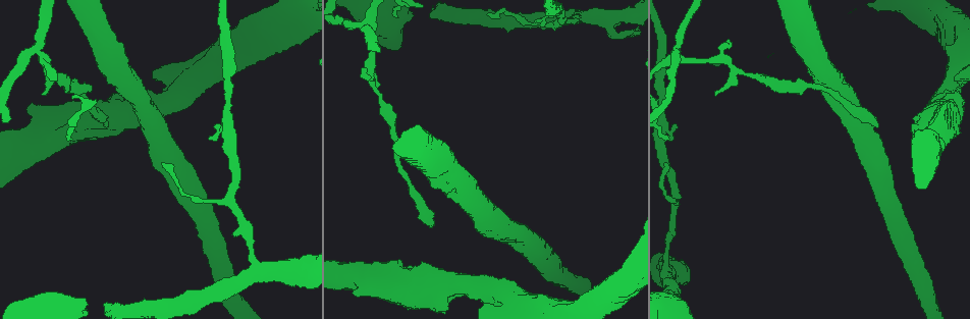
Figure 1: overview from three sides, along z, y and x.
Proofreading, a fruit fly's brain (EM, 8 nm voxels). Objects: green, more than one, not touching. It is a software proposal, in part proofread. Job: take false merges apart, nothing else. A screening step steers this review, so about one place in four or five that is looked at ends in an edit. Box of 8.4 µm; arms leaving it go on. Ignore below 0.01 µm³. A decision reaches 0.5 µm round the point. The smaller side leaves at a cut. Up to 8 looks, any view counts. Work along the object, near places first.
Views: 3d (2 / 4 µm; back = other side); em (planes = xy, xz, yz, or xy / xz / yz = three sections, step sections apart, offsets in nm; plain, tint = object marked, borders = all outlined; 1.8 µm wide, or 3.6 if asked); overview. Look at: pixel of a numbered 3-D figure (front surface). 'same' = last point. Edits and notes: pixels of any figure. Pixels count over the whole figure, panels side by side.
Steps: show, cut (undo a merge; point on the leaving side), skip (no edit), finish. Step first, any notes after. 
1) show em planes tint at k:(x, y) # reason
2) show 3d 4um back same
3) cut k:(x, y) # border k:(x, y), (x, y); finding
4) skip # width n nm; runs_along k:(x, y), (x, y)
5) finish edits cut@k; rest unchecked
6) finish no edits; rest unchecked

show em yz step 8 tint at 1:(952, 81) # calibre changes

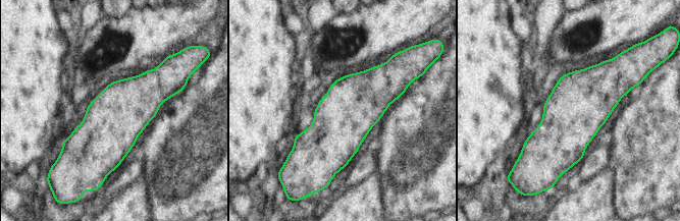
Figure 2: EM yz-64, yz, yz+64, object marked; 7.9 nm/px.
show em planes borders same

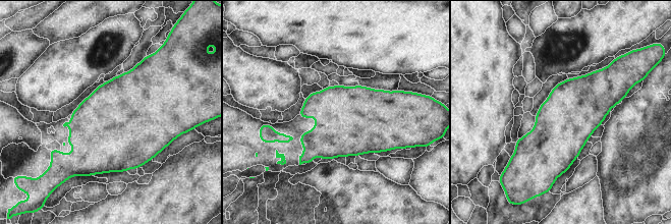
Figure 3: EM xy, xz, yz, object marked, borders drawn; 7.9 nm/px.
skip # one neuron here

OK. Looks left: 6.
show em 3.6um planes tint at 1:(76, 127) # calibre changes

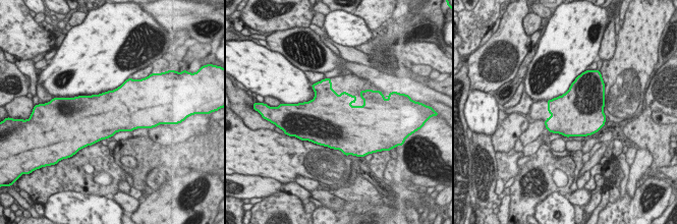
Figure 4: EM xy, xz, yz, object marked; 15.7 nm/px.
skip # width 700 nm; all the same neuron

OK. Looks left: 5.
show 3d 4um at 1:(677, 50) # sharp bend

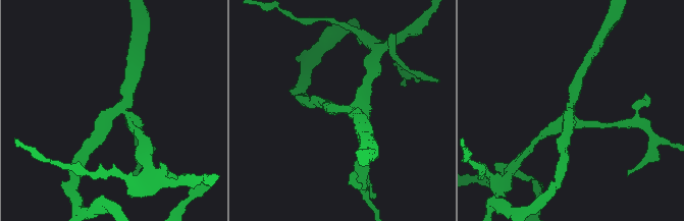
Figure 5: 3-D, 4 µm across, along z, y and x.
show em xz step 16 borders at 5:(126, 110) # arms 4; need the tissue

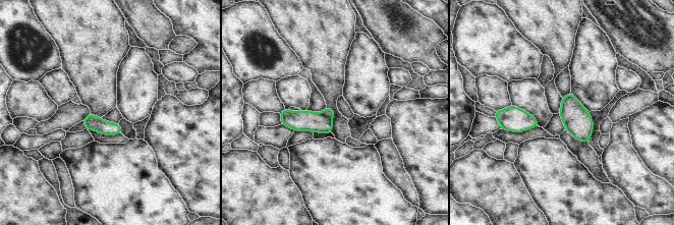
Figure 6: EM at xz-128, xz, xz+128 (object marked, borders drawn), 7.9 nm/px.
show em xy step 4 borders same # cut it another way

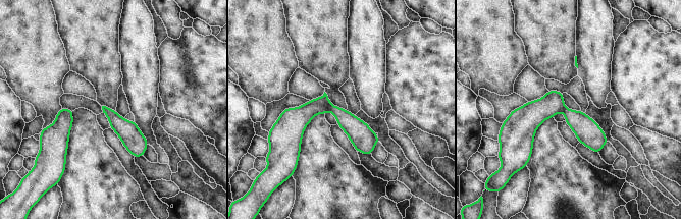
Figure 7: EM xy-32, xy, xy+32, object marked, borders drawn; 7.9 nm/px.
cut 7:(300, 117) # border 7:(331, 105), (328, 110); a second neuron is stuck on

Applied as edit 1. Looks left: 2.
show 3d 4um at 1:(677, 205) # arms part here

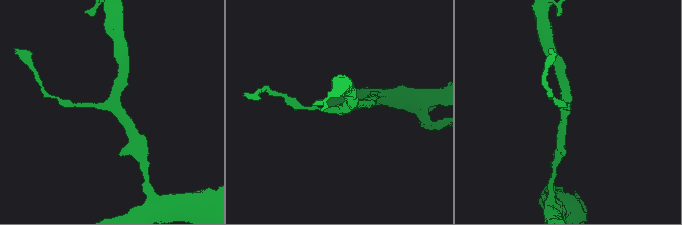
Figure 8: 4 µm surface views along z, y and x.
show em xy step 16 tint at 8:(567, 108) # arms 3; shape alone is not enough

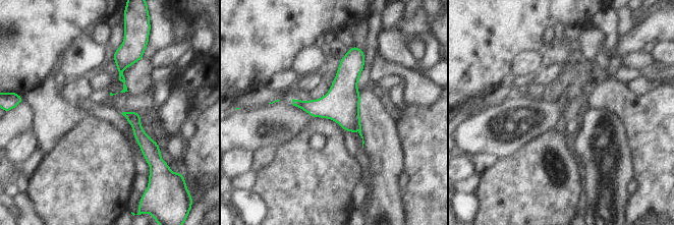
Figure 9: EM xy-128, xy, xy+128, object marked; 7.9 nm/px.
skip # runs_along 9:(126, 114), (146, 144), (146, 156); one neuron here

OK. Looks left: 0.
finish edits cut@7; rest unchecked

